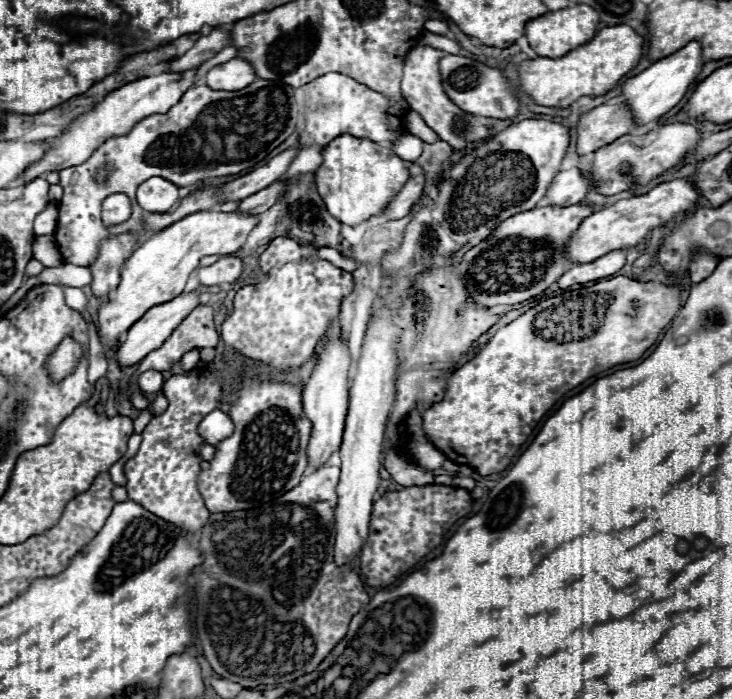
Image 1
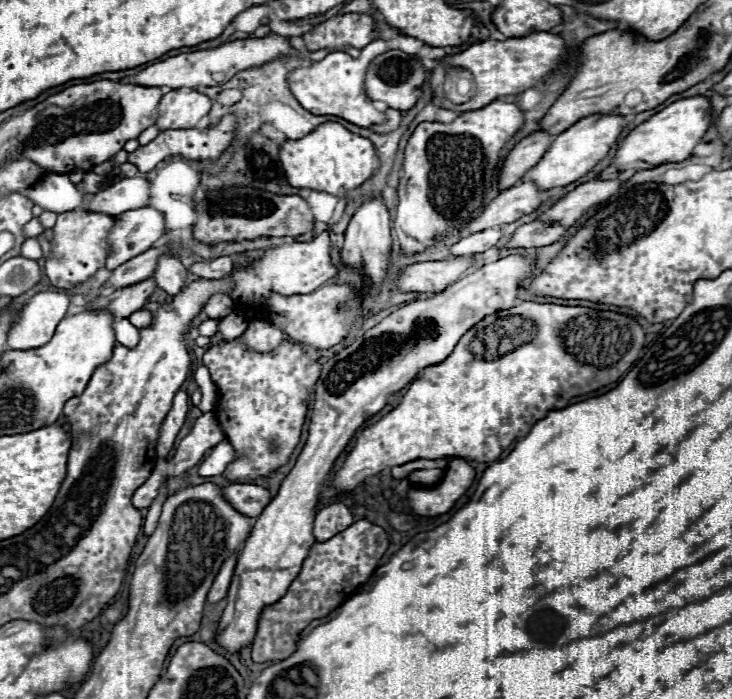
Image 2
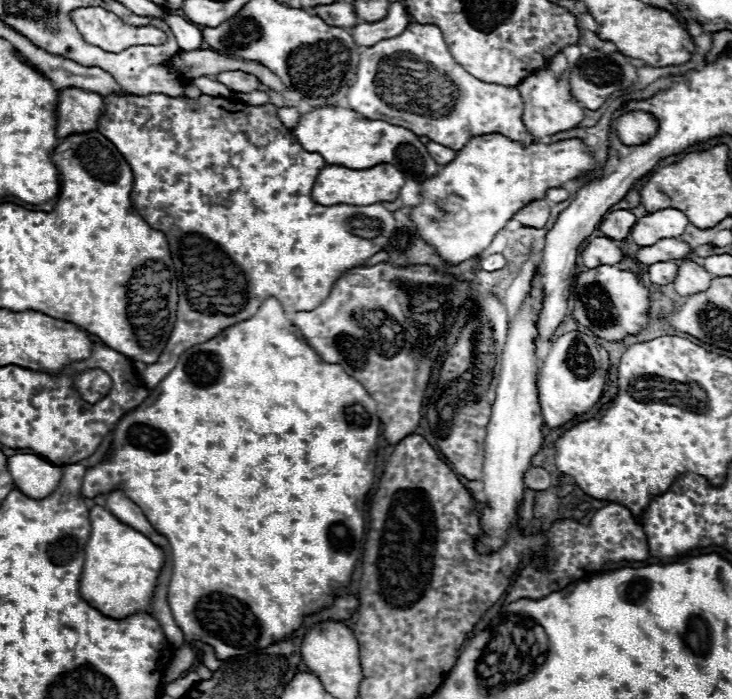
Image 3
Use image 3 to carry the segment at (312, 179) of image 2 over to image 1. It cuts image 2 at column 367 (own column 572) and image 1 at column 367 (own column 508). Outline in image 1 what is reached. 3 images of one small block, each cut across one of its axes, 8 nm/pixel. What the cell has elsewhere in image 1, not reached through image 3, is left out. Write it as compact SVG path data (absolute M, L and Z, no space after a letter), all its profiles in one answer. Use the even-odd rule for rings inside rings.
M348 134L334 138L322 150L322 164L314 176L318 194L322 196L328 212L348 226L380 216L410 178L408 170L404 168L404 160L400 160L392 148Z

